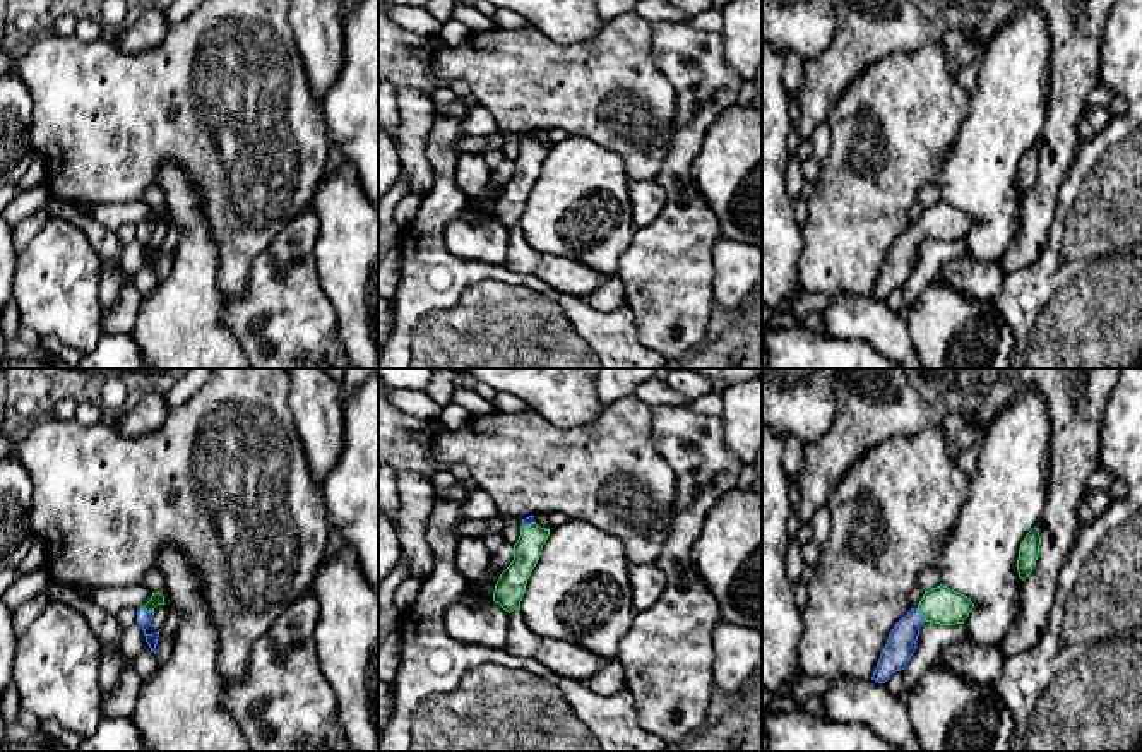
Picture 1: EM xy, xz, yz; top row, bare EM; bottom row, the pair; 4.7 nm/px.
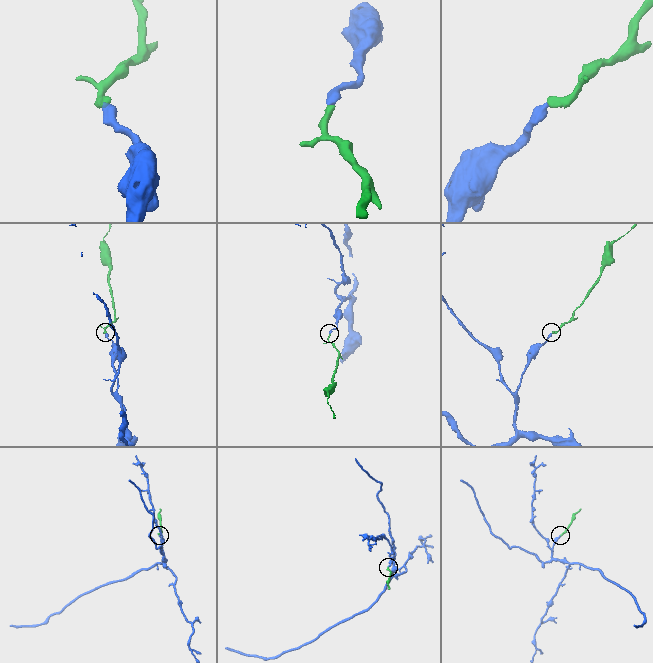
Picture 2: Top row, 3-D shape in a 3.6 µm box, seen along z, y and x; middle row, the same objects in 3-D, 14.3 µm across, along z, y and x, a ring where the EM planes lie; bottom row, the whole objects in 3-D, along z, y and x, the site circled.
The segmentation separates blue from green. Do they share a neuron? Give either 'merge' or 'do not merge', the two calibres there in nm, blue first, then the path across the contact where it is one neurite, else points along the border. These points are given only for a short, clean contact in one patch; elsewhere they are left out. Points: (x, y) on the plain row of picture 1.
merge; 140 nm thick on the blue side, 180 nm on the other; runs through yz (901, 261), (904, 249), (921, 232), (942, 221)

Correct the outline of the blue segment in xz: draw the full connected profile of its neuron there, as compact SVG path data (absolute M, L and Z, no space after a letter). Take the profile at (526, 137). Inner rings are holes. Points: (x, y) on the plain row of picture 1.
M534 132L522 135L520 152L514 161L514 176L495 200L493 218L505 228L520 226L527 195L536 183L550 146L538 142Z

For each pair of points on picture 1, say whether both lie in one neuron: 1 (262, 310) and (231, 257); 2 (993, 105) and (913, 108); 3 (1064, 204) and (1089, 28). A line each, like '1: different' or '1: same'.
1: different
2: different
3: different

